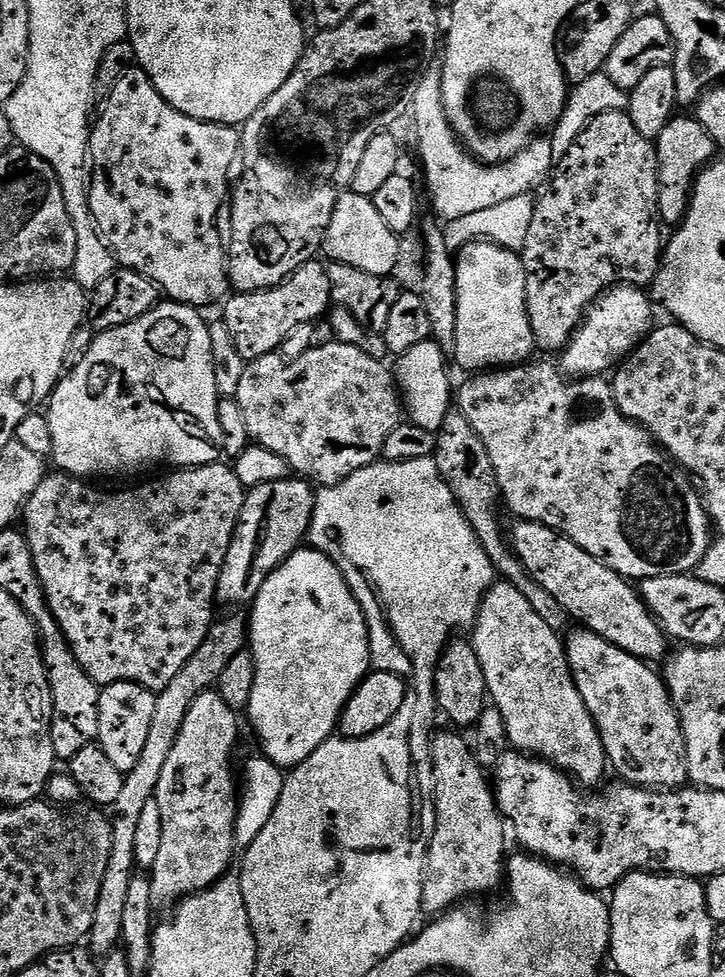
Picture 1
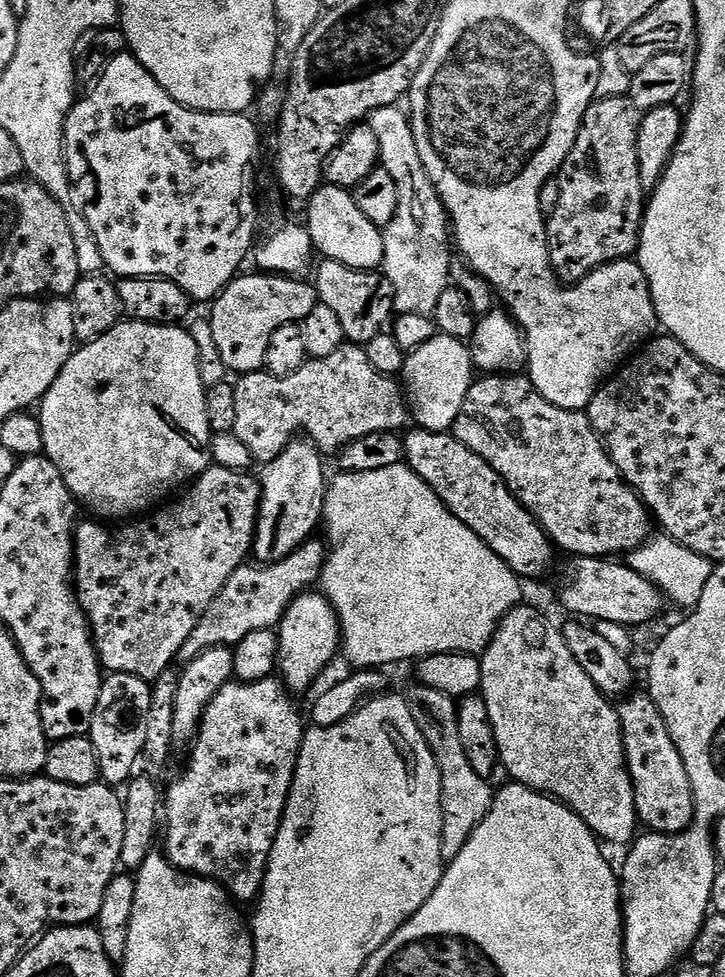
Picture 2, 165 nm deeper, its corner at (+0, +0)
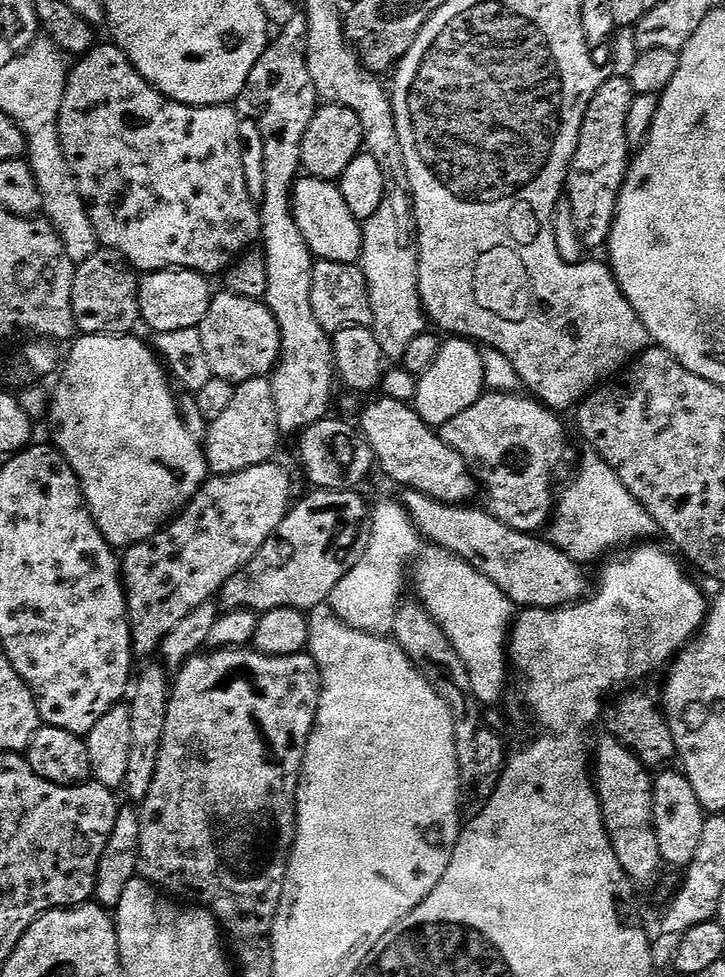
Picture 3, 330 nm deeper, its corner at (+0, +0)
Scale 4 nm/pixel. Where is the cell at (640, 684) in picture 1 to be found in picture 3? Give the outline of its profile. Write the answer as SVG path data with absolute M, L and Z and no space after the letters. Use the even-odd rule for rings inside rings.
M660 770L655 773L652 781L652 793L654 794L654 830L658 838L658 850L660 859L665 865L668 864L677 870L688 867L690 862L694 862L694 854L698 851L698 841L702 839L702 826L706 819L706 813L702 802L698 802L698 794L694 794L694 786L690 786L687 776L683 771Z

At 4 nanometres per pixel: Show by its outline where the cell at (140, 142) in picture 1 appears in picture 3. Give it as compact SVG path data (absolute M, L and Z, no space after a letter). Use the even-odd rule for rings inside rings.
M111 42L97 43L75 62L77 64L73 63L68 73L66 94L62 98L60 141L66 154L66 162L70 162L70 170L78 182L78 190L90 214L90 222L94 222L94 230L101 245L105 249L119 253L140 274L166 272L177 268L201 272L209 278L226 273L239 257L255 245L252 244L255 240L257 243L261 239L260 209L257 197L252 197L252 192L248 189L248 172L244 169L244 144L240 141L242 120L235 107L195 108L189 104L174 102L160 93L150 82L146 82L146 78L142 78L142 74L138 74L138 70L126 58L124 51Z

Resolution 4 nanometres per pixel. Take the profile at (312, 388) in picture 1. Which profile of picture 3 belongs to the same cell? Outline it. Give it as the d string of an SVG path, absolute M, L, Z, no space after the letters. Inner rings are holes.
M259 376L236 385L230 406L208 426L208 436L202 443L208 470L212 476L229 476L250 466L267 464L276 452L276 439L282 433L278 426L271 379Z

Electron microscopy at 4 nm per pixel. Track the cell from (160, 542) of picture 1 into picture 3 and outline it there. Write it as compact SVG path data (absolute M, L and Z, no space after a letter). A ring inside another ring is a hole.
M269 462L267 464L259 464L258 466L250 466L241 472L235 472L229 476L212 476L205 480L202 487L196 491L196 497L189 502L184 511L179 513L171 522L164 525L159 532L155 532L148 540L138 542L134 546L123 549L122 552L122 579L124 581L124 597L128 603L128 625L132 631L132 650L137 657L152 656L155 657L160 651L160 644L163 639L170 634L170 630L174 626L190 614L192 610L197 610L204 603L211 601L213 597L219 593L220 588L234 574L238 574L238 570L242 570L250 562L250 558L254 558L254 554L258 554L258 550L262 550L262 546L274 534L274 530L278 530L278 526L282 522L282 518L286 518L290 505L293 503L292 496L292 480L288 477L288 472L282 465L277 462Z

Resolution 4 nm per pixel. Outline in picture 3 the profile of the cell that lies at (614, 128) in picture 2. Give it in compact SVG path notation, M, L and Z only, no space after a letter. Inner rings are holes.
M609 75L594 94L592 104L584 115L580 141L568 167L566 200L572 203L576 232L588 248L603 249L612 237L620 191L628 179L630 149L626 138L626 114L630 114L635 96L637 94L626 76Z

